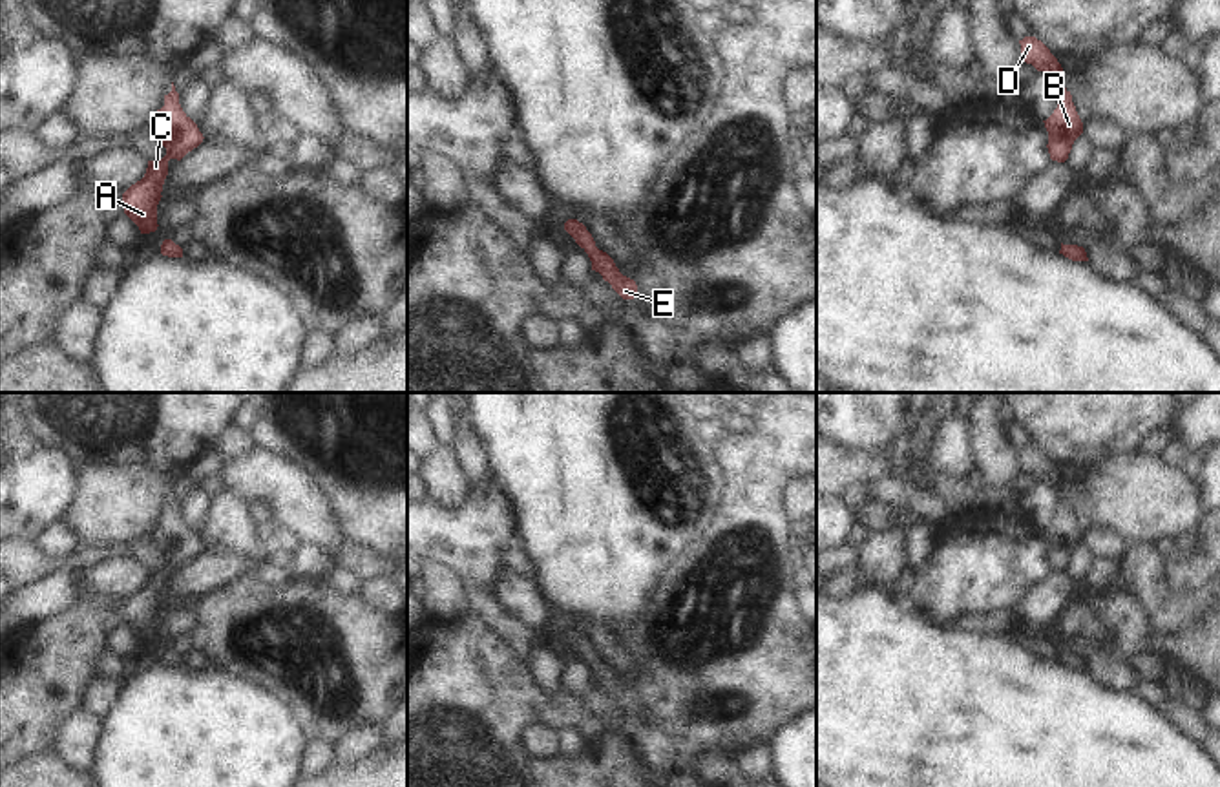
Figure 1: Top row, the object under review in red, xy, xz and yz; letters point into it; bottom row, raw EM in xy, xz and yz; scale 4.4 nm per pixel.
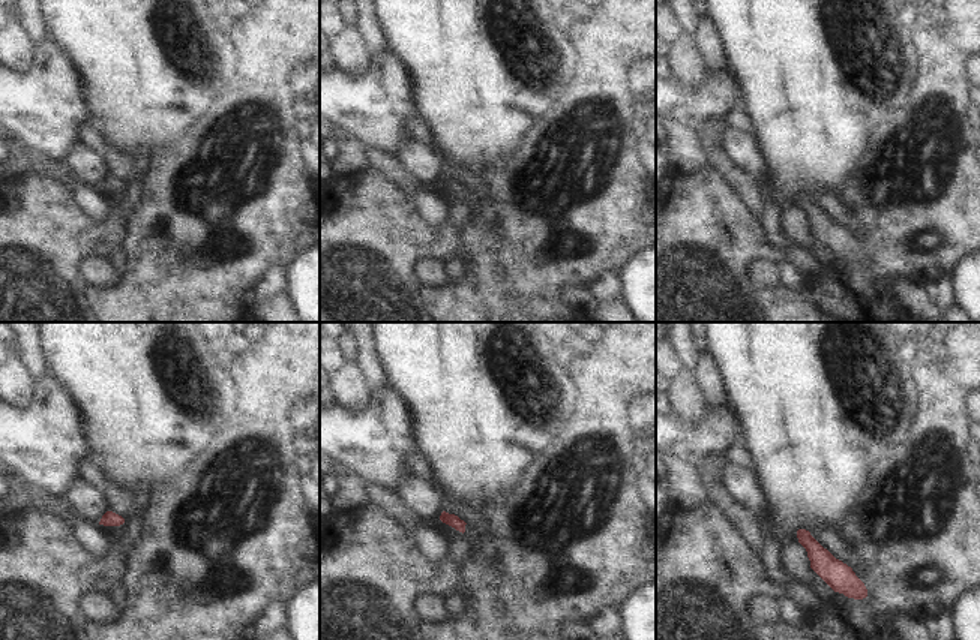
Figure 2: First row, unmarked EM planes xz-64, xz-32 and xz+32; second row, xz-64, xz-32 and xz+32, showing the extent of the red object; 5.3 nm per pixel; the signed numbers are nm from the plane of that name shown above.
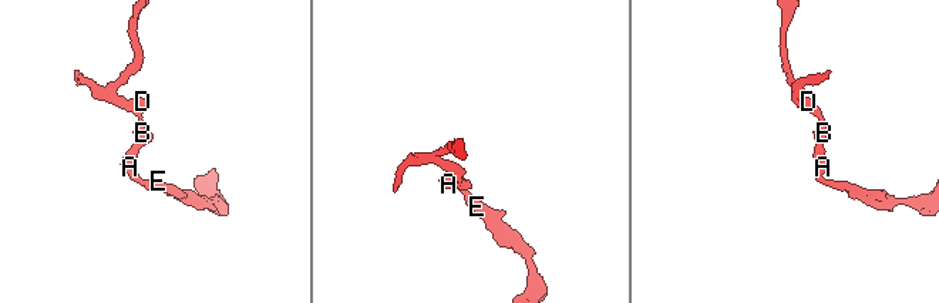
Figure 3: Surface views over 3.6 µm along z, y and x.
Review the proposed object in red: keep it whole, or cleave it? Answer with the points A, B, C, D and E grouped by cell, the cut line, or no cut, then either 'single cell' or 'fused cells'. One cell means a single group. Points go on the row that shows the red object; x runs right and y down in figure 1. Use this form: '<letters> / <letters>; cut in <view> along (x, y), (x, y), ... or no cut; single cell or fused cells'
A B C D E; no cut; single cell

